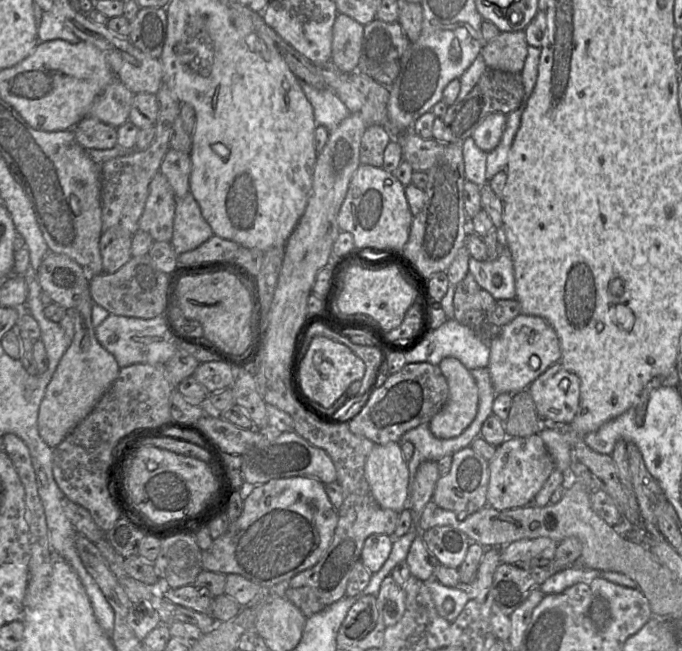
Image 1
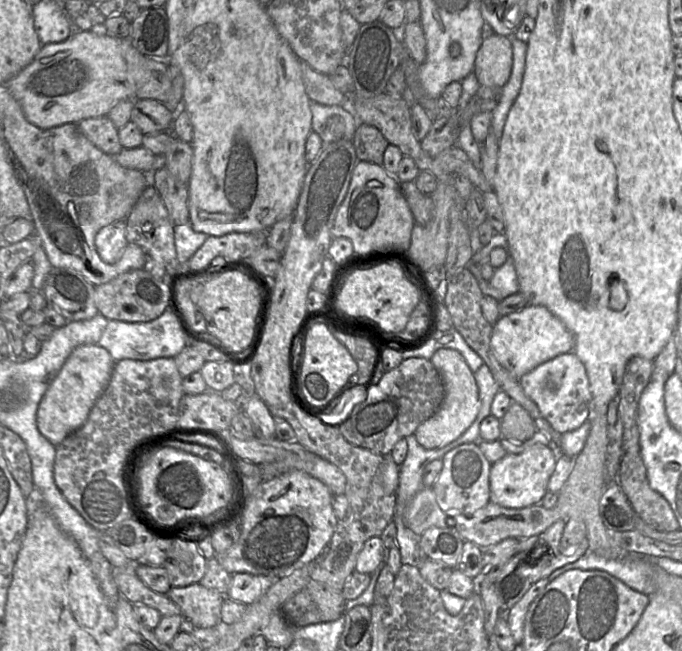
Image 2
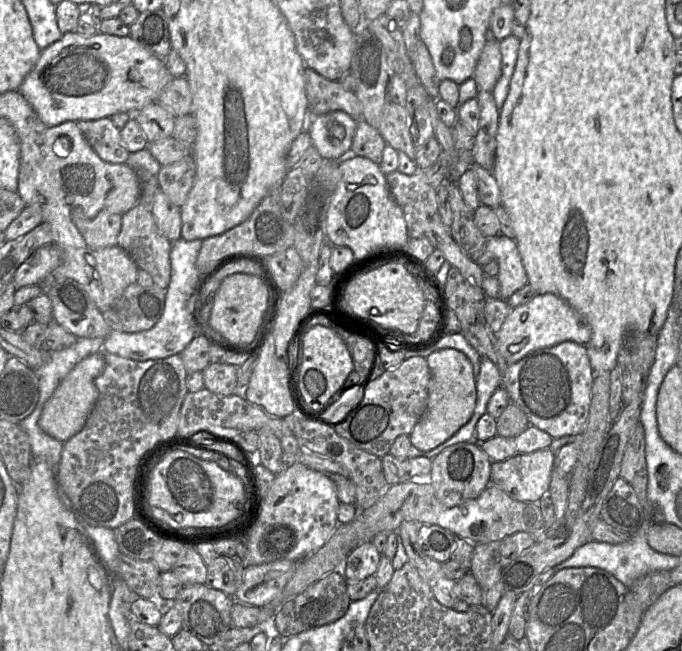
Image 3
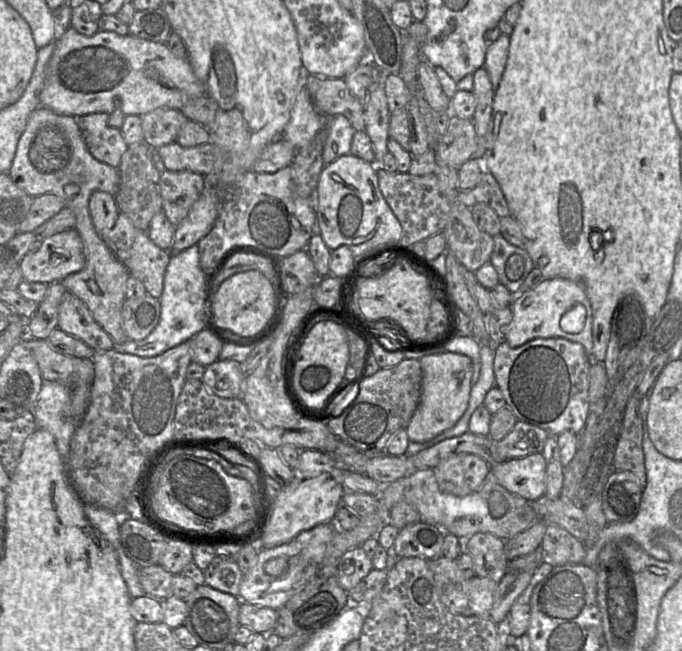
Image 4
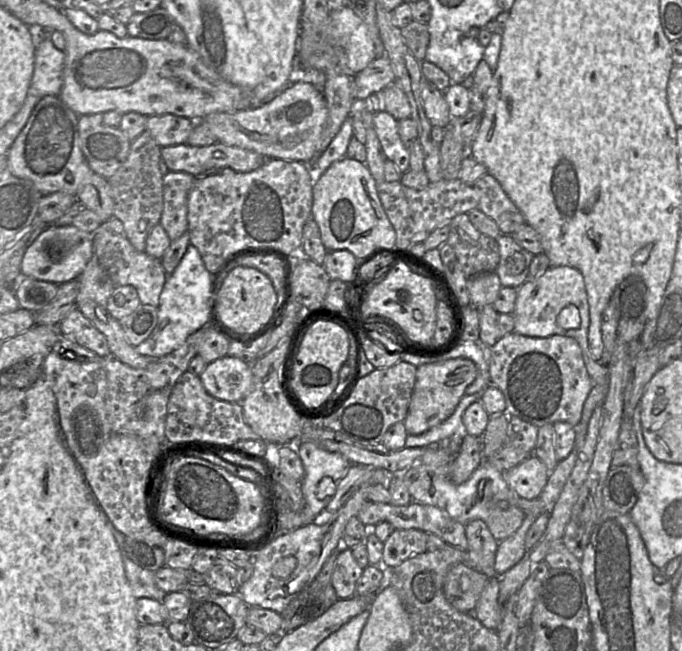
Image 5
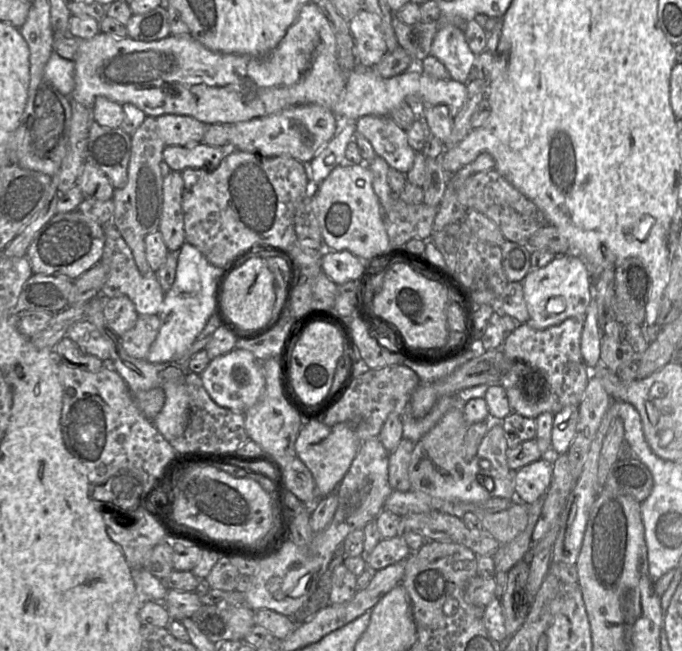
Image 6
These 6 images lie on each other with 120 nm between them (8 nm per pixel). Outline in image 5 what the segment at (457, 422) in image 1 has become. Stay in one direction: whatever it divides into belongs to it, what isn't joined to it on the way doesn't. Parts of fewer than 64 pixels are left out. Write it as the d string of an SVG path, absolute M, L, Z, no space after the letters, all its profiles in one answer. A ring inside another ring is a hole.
M454 358L418 366L408 414L403 421L407 433L422 434L449 418L465 395L466 388L474 382L476 376L476 365L465 358Z

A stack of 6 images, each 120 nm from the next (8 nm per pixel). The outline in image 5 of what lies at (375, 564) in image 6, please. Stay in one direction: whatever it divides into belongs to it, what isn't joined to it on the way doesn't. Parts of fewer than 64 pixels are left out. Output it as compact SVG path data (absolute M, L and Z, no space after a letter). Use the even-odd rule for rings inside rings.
M395 529L383 543L382 565L394 568L411 556L427 551L427 533L418 529Z

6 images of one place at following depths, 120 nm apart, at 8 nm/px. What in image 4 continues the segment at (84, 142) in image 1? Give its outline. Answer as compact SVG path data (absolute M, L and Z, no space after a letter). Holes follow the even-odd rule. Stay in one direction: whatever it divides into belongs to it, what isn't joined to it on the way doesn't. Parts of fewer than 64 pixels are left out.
M104 112L75 117L91 155L100 162L118 168L128 146L120 129L110 126Z

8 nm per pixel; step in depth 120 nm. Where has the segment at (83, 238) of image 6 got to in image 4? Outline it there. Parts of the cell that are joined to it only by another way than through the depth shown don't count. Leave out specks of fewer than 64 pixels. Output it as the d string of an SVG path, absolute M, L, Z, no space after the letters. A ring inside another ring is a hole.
M69 229L41 242L39 247L27 253L20 263L23 280L52 284L60 282L68 275L79 272L85 266L86 259L82 239L76 229Z

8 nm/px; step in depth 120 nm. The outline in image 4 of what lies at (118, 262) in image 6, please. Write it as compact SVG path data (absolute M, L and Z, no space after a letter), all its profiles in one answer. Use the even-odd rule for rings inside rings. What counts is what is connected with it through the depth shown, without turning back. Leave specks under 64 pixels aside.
M119 213L114 227L107 233L102 234L102 239L116 258L121 261L130 273L130 276L139 279L146 288L148 294L160 298L163 293L164 276L170 262L171 252L159 248L148 236L147 231L136 228L131 220L123 213Z

